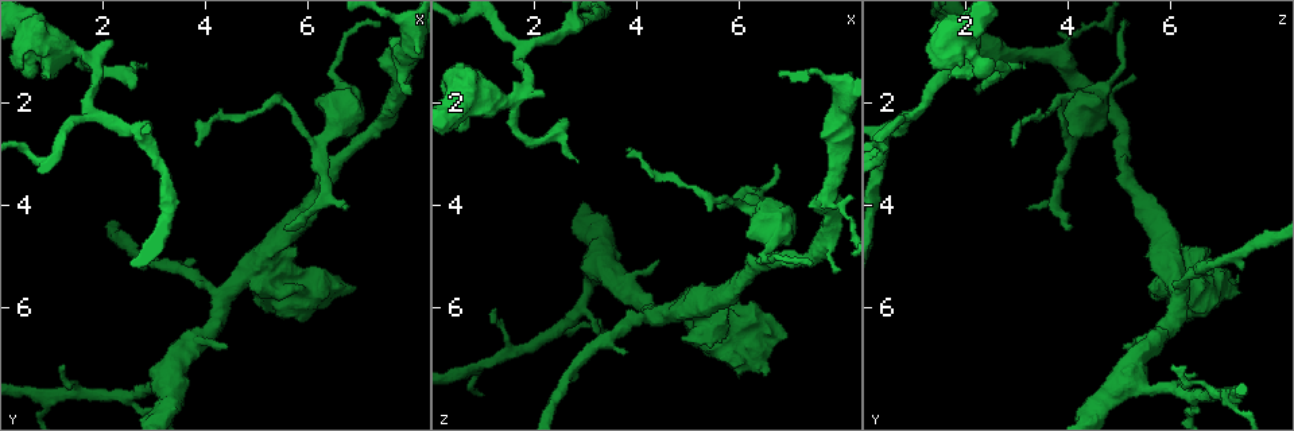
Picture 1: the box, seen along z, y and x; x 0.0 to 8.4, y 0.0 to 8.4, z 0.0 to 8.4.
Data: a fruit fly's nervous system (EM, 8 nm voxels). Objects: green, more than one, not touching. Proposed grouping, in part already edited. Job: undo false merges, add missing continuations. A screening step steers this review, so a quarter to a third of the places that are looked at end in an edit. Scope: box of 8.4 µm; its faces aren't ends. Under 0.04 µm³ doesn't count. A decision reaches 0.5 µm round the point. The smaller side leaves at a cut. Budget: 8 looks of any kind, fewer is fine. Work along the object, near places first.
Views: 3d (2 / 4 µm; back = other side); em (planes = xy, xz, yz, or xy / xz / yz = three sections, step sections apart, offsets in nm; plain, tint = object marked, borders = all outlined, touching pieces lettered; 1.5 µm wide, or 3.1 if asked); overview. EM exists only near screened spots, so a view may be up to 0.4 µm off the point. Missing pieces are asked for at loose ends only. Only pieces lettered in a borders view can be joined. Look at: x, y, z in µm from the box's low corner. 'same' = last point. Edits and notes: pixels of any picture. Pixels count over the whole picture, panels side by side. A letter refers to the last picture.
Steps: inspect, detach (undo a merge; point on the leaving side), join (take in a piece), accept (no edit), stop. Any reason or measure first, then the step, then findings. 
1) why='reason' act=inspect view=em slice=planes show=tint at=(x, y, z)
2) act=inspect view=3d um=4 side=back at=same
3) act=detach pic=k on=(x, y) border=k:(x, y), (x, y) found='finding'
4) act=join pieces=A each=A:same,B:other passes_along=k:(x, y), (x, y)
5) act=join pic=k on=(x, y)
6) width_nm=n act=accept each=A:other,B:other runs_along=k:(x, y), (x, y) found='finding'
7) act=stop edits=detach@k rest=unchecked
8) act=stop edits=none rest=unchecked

why='branch stops here' act=inspect view=3d um=4 side=back at=(0.75, 1.35, 2.50)

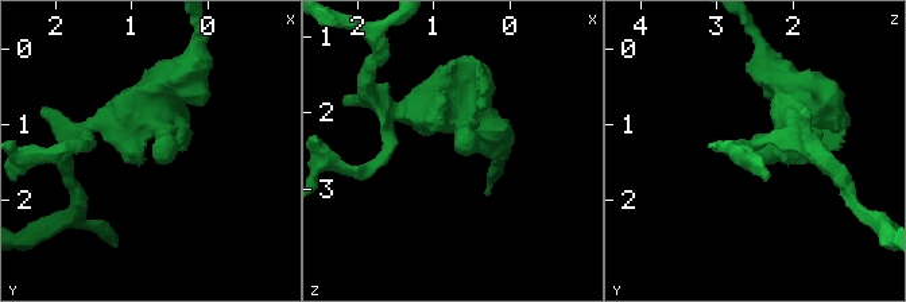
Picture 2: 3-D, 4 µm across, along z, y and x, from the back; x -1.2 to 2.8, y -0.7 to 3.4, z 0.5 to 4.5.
act=inspect view=em slice=yz step=4 show=tint at=(0.75, 1.40, 2.50)

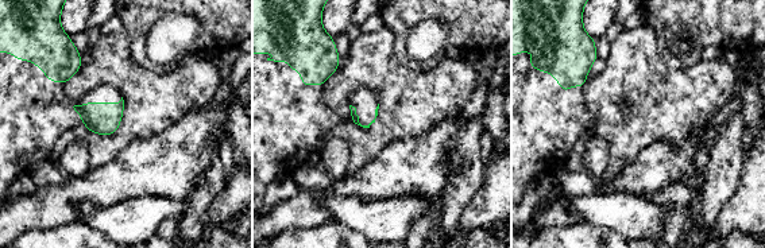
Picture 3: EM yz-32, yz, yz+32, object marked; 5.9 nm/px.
why='cut it another way' act=inspect view=em slice=planes show=borders at=same

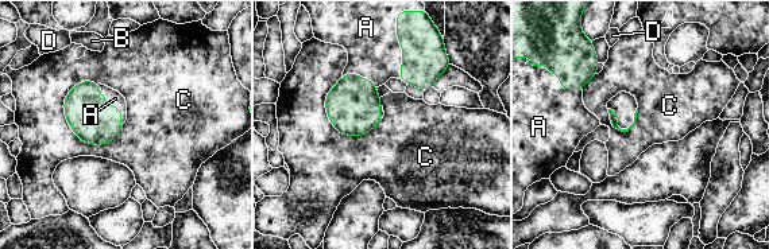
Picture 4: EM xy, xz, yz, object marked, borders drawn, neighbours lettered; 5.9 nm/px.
act=join pieces=A each=A:same,B:other,C:other,D:other found='the neuron continues'

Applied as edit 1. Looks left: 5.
why='thin end' act=inspect view=em slice=planes show=borders at=(3.80, 2.85, 2.95)

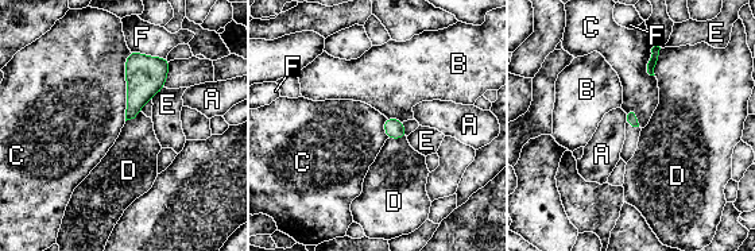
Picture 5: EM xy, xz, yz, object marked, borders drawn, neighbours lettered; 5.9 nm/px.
act=accept each=A:other,B:other,C:other,D:other,E:other,F:other found='none of them fits'

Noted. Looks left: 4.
act=stop edits=join@4 rest=unchecked

